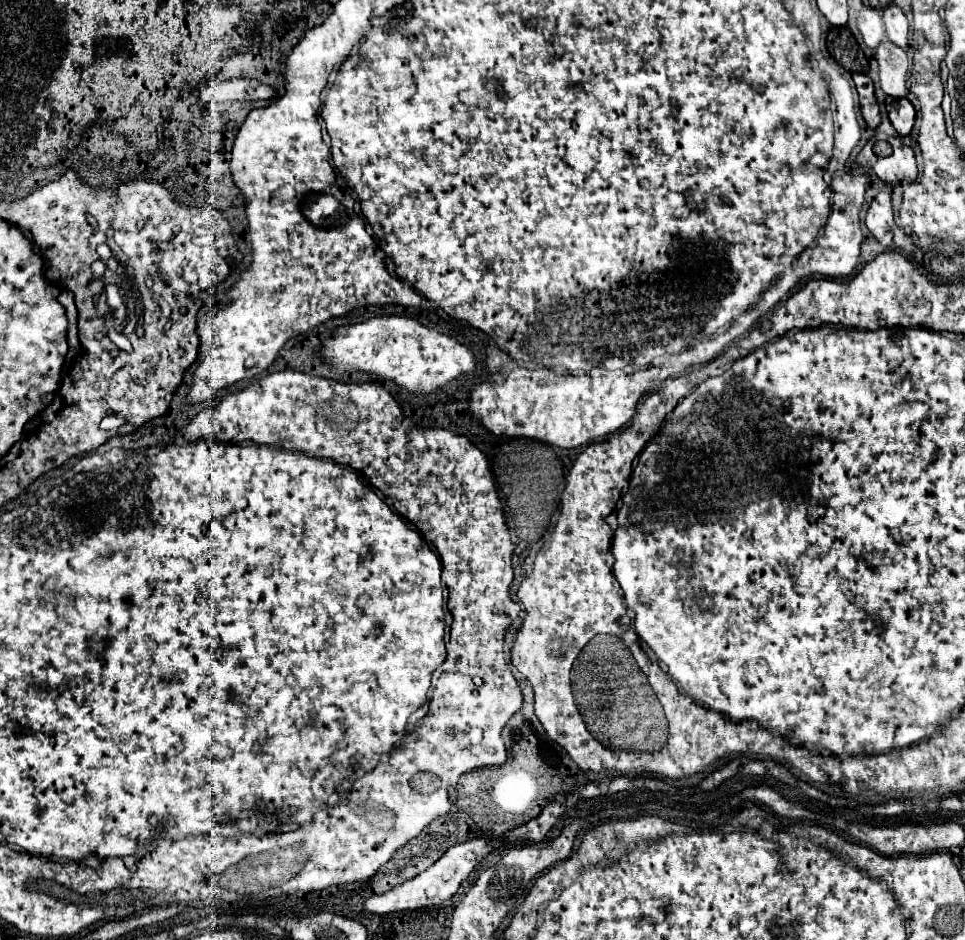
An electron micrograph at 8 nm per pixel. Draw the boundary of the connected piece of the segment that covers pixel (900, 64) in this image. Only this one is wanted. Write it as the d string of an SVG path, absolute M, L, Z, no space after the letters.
M885 40L875 50L875 60L879 62L879 86L887 96L905 96L905 74L909 60L903 48Z

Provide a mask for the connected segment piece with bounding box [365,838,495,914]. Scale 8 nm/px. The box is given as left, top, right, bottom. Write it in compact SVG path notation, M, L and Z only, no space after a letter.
M475 838L475 840L467 840L463 844L455 844L433 866L429 866L419 876L411 878L409 882L385 892L385 894L371 896L365 902L365 910L375 912L375 914L389 914L389 912L399 912L399 910L407 910L407 908L415 910L415 908L423 908L423 906L443 904L457 892L459 884L469 876L469 872L479 864L479 860L483 860L493 848L495 846L491 846L491 842L485 838Z

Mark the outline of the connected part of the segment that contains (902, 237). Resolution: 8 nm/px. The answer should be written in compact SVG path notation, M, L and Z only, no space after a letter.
M879 192L873 198L865 216L865 226L883 246L899 252L915 252L911 238L893 220L891 196L887 192Z

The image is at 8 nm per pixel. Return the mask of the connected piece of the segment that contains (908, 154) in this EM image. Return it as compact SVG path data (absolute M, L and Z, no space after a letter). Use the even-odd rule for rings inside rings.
M875 134L865 148L857 156L857 164L869 166L883 182L897 182L897 180L913 180L917 176L917 164L915 164L915 154L909 146L901 142L901 138L893 138L887 134ZM879 140L887 140L893 148L891 156L877 156L873 152L873 146Z

